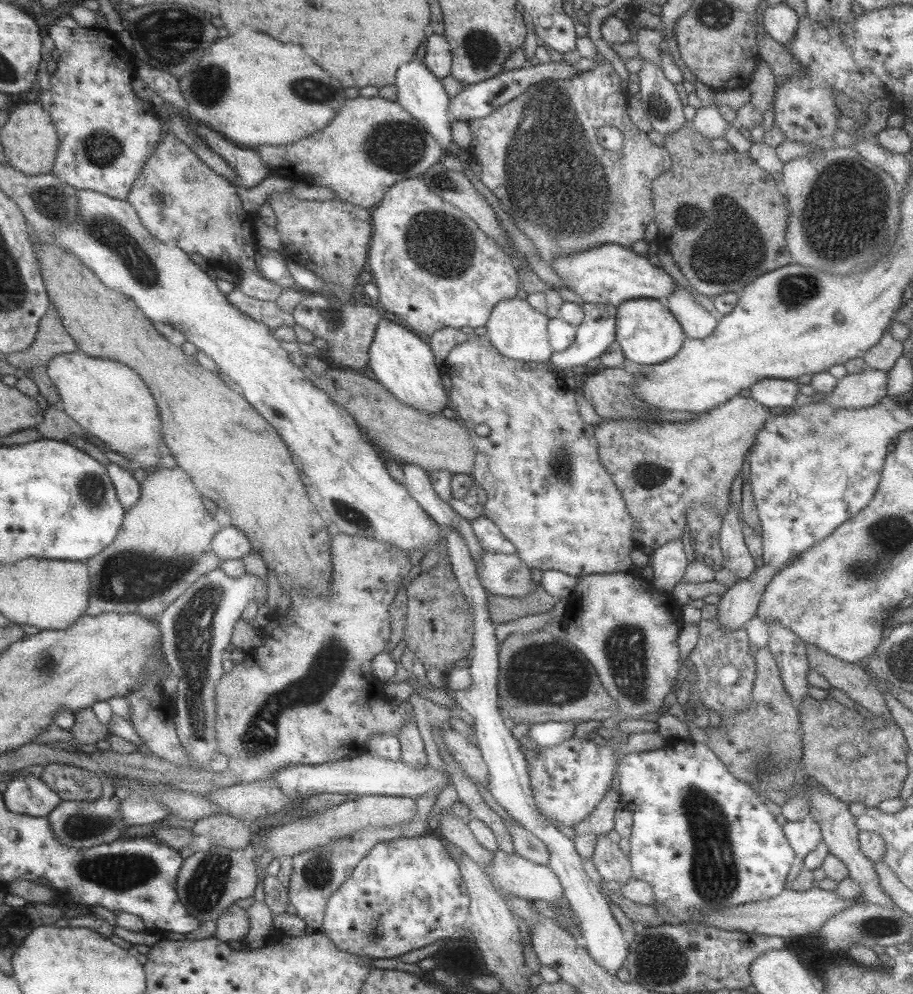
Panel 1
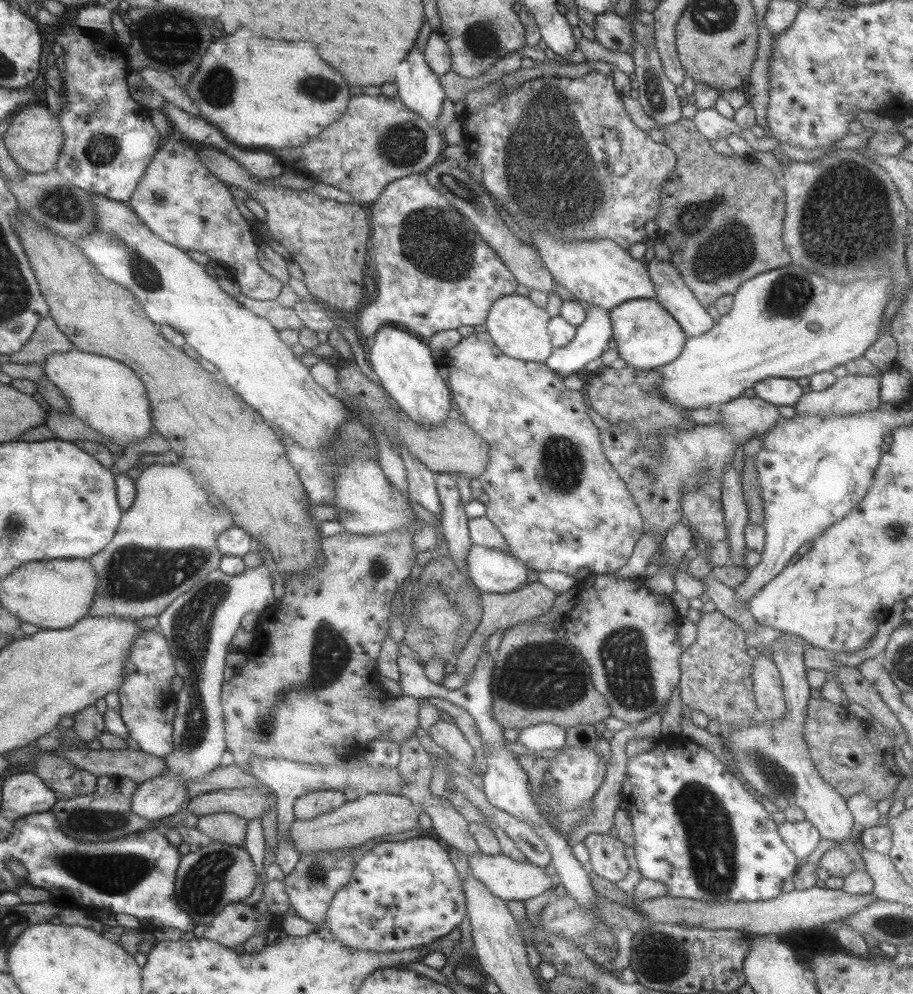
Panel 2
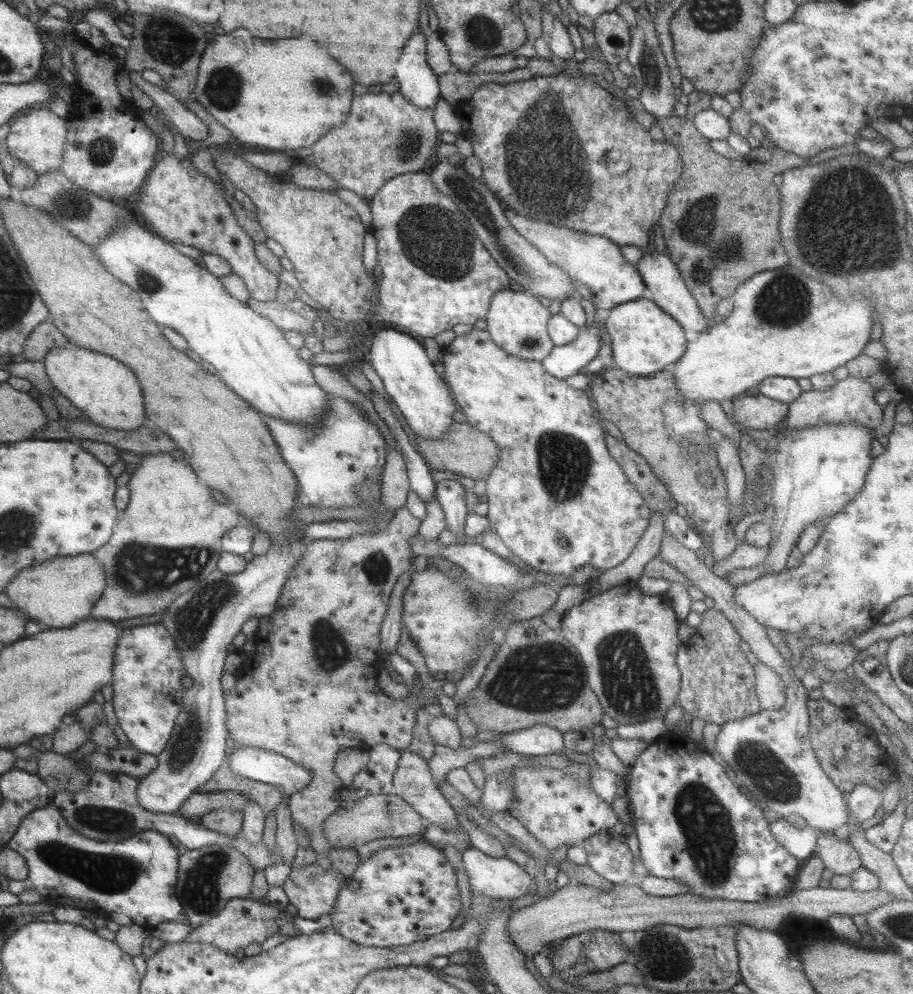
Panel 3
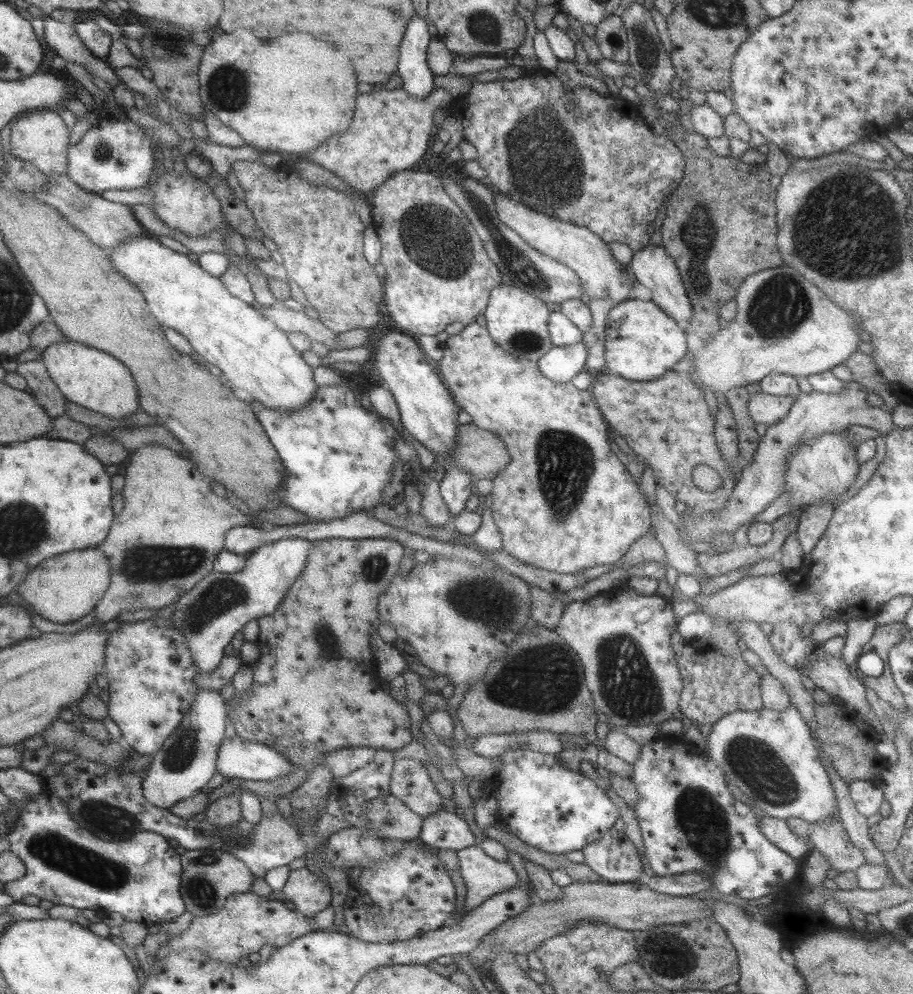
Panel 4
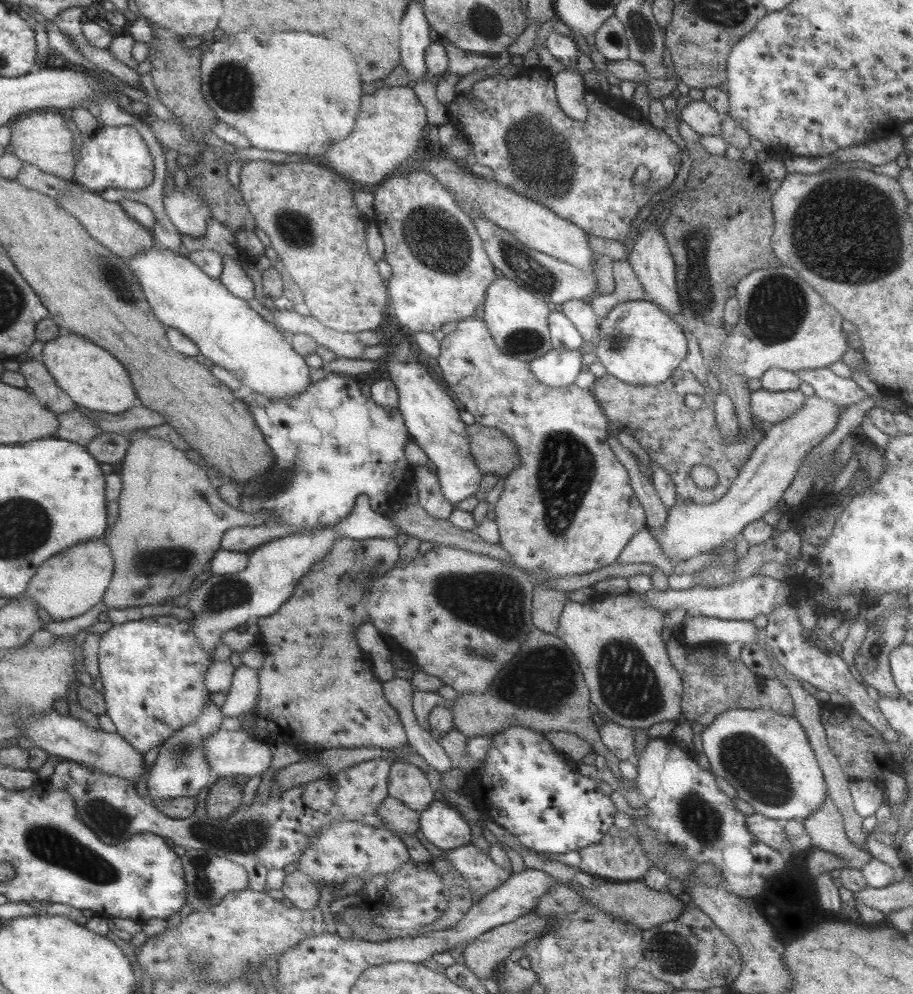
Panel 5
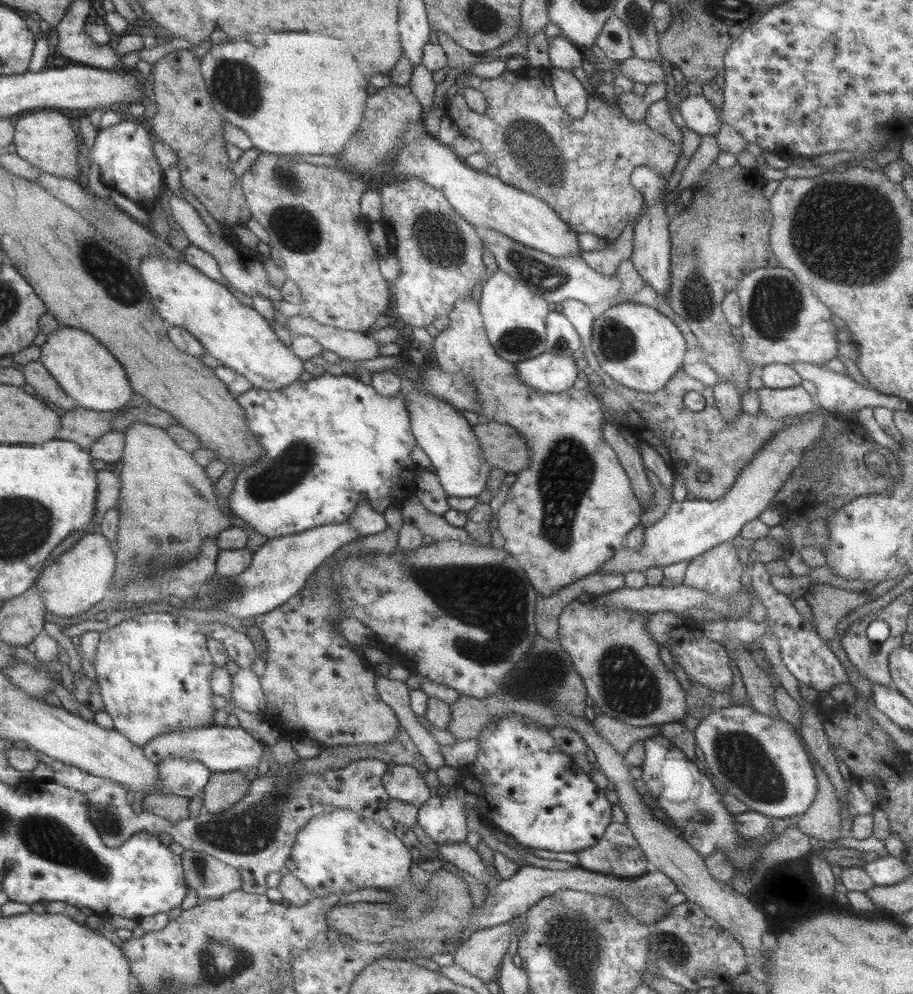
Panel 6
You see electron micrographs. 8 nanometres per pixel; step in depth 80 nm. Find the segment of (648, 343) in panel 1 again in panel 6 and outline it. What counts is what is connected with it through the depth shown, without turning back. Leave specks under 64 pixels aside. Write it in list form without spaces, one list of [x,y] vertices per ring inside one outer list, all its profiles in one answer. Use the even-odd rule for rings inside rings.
[[[636,302],[611,306],[591,323],[589,346],[599,368],[614,382],[637,392],[657,392],[682,367],[685,339],[656,309]]]

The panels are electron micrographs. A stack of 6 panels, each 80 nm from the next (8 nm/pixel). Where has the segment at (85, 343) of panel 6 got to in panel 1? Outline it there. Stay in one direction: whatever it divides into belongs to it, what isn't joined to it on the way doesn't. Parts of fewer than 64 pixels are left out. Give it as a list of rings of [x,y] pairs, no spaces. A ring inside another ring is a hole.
[[[78,350],[52,356],[45,362],[48,379],[57,389],[59,407],[62,408],[87,434],[96,436],[111,450],[123,458],[130,458],[135,467],[149,472],[159,466],[159,457],[165,453],[162,436],[160,436],[159,415],[153,396],[141,378],[123,364],[109,362],[105,358],[97,358],[81,353]]]

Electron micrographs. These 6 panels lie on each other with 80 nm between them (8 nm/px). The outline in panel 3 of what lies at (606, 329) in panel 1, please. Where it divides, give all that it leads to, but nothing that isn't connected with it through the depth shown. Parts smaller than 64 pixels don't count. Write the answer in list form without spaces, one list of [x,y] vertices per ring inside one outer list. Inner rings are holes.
[[[595,320],[589,327],[580,328],[577,338],[569,345],[553,346],[549,354],[540,360],[547,374],[558,380],[565,380],[584,371],[589,360],[595,357],[599,348],[599,337]]]

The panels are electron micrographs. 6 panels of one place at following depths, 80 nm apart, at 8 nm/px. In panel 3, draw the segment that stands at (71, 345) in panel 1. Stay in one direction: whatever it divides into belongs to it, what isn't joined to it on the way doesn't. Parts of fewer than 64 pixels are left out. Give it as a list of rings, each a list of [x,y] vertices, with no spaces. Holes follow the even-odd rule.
[[[48,319],[40,322],[25,339],[22,354],[27,360],[43,363],[50,348],[65,347],[68,343],[68,338]]]

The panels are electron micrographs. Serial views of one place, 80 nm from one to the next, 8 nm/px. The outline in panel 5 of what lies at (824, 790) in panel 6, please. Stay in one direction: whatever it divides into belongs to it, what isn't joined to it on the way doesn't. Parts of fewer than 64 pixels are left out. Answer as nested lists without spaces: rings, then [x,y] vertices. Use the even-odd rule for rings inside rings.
[[[828,795],[817,810],[799,821],[810,836],[810,844],[835,854],[845,867],[860,869],[873,859],[869,852],[863,852],[846,837],[842,816]]]

